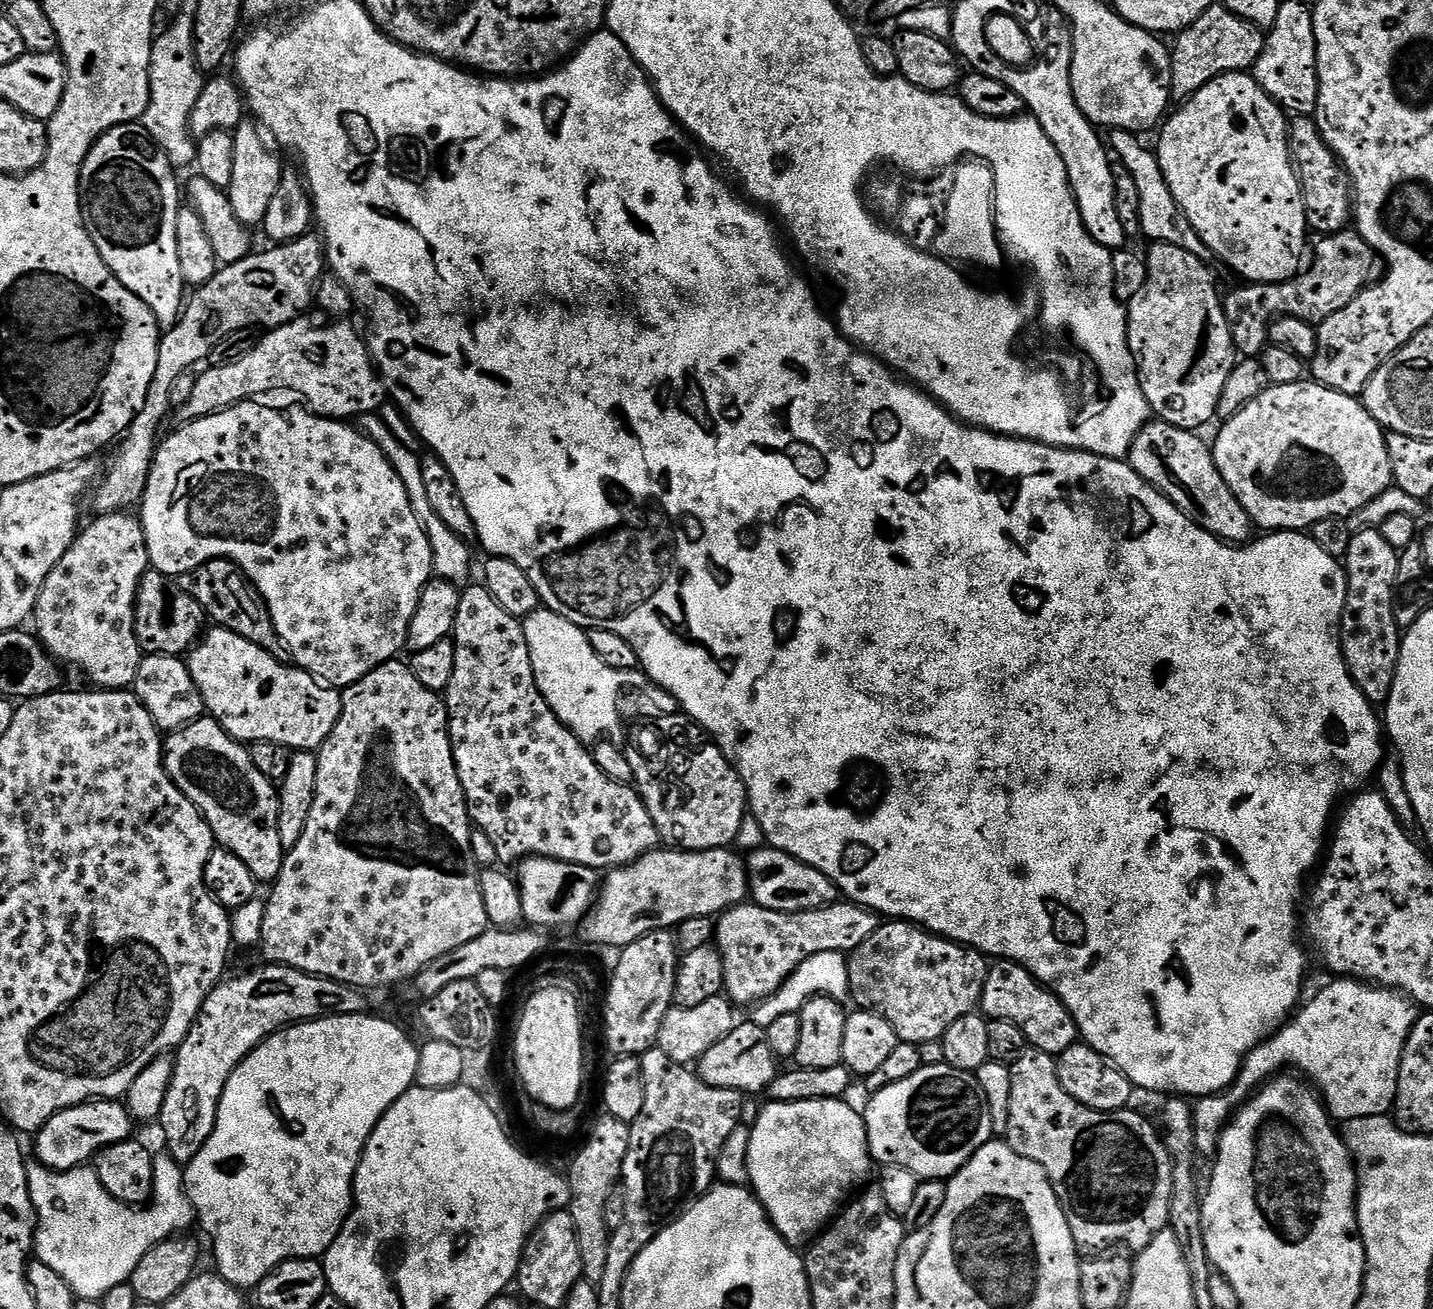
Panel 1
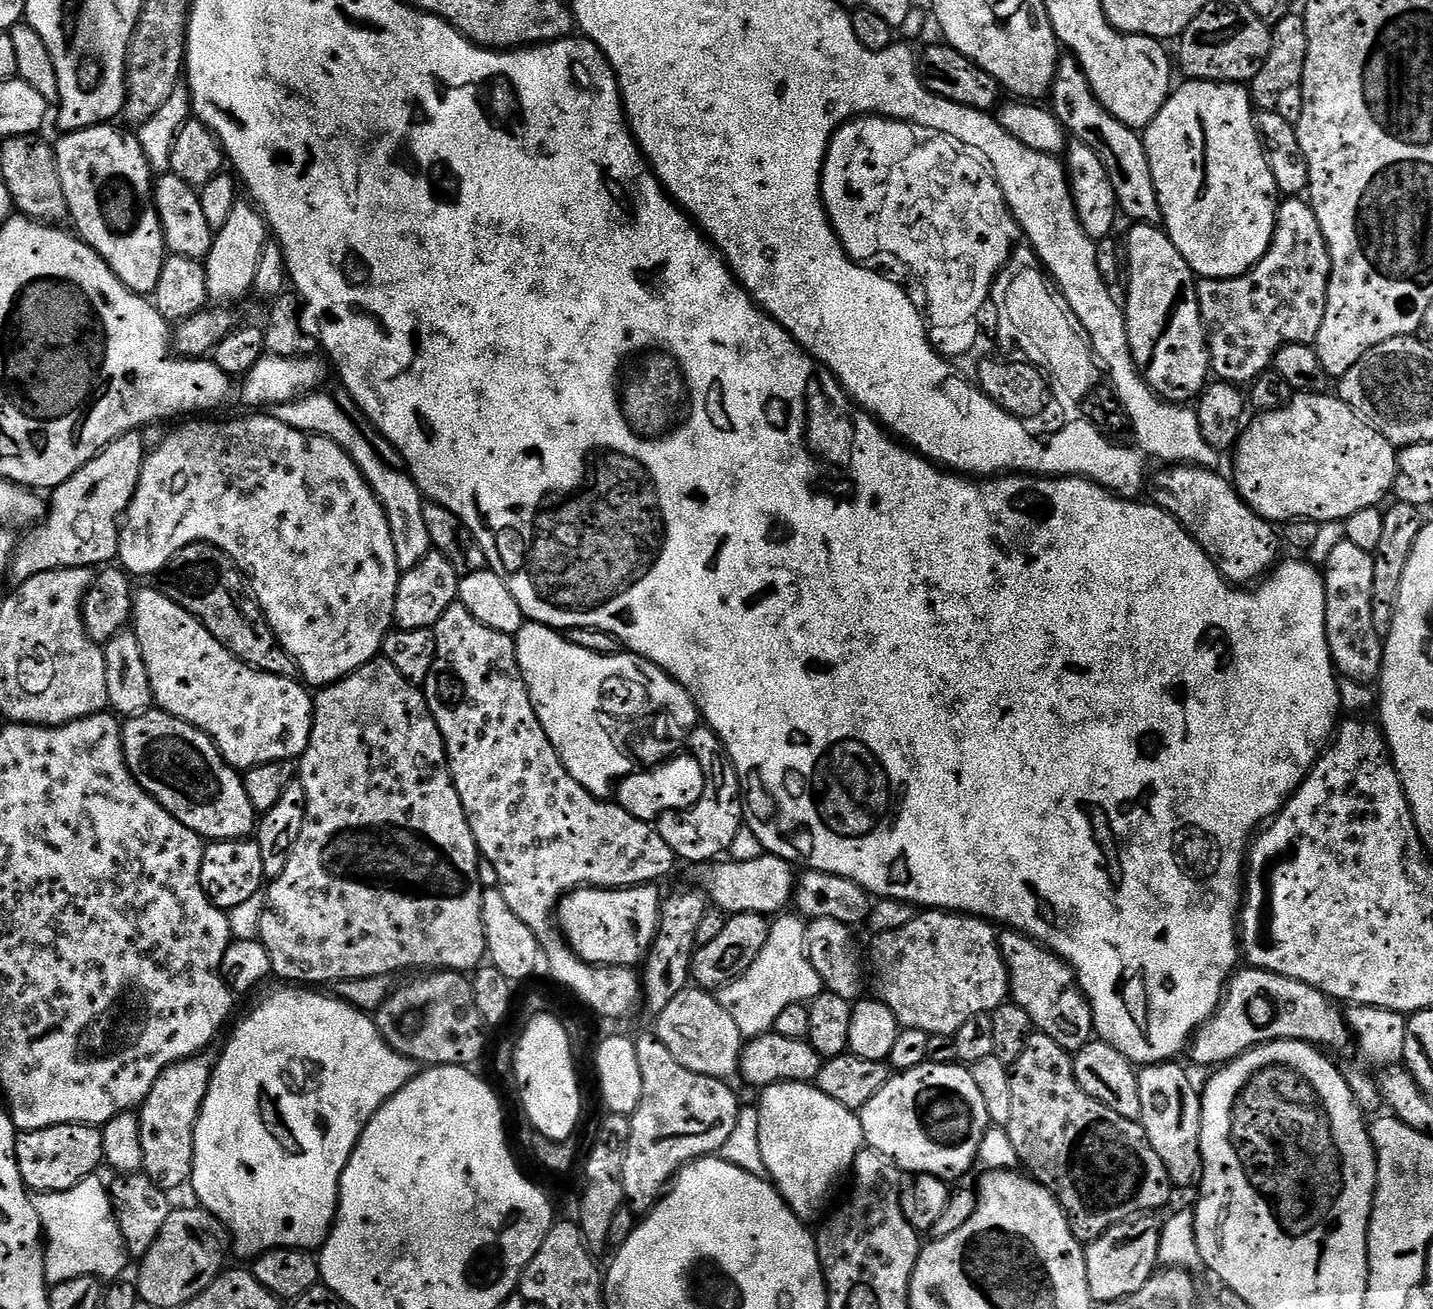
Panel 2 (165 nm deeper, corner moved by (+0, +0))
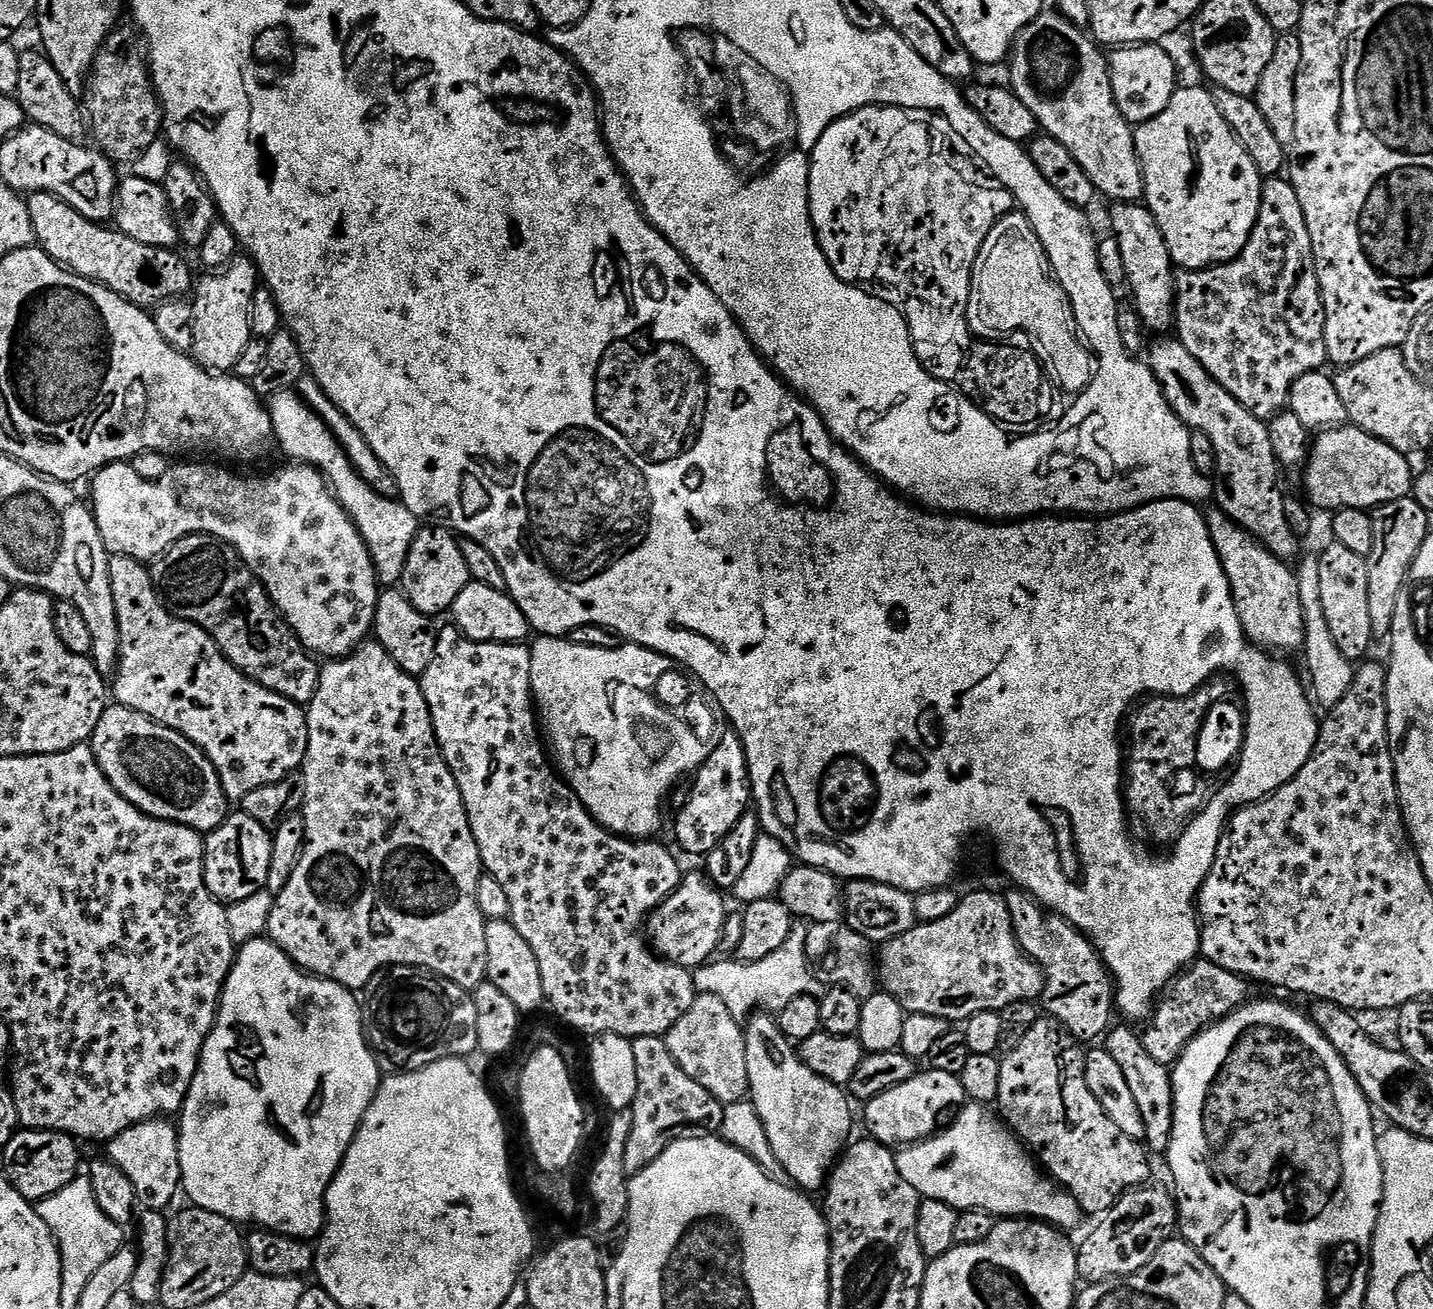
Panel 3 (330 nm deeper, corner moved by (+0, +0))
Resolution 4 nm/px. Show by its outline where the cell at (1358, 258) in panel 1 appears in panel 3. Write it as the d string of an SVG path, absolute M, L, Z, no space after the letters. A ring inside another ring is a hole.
M1268 178L1263 181L1260 189L1260 209L1258 210L1258 222L1254 226L1254 230L1250 234L1250 238L1246 242L1246 246L1240 253L1233 258L1233 260L1226 261L1225 264L1214 264L1210 268L1201 268L1199 270L1180 270L1174 276L1176 282L1176 318L1174 321L1174 336L1175 339L1182 342L1182 346L1186 346L1186 350L1190 350L1190 354L1194 354L1194 358L1198 358L1198 362L1202 362L1202 366L1208 371L1210 375L1227 390L1236 401L1242 406L1246 406L1246 410L1250 410L1250 414L1254 414L1254 418L1262 421L1269 421L1277 413L1285 411L1288 407L1288 395L1294 386L1294 382L1302 376L1310 372L1321 371L1329 363L1328 351L1326 350L1326 342L1324 341L1324 299L1320 293L1320 283L1318 282L1318 274L1316 273L1316 263L1314 262L1314 246L1310 242L1310 230L1306 230L1306 214L1302 214L1302 206L1298 202L1298 194L1294 194L1294 186L1286 178Z

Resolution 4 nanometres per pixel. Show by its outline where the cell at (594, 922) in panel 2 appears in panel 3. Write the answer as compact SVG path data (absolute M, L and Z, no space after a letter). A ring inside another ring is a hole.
M703 871L683 873L680 885L648 915L646 936L650 947L661 960L668 960L689 970L701 968L717 955L722 926L726 922L730 905L724 901L725 893L712 883Z

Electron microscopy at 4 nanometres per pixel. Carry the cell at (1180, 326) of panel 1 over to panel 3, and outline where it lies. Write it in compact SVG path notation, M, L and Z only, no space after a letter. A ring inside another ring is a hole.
M1143 203L1117 204L1112 207L1111 235L1115 236L1118 247L1122 249L1122 262L1126 262L1127 287L1132 287L1131 299L1140 315L1145 329L1152 334L1164 334L1173 327L1176 318L1176 282L1174 265L1166 238L1154 218L1154 214Z

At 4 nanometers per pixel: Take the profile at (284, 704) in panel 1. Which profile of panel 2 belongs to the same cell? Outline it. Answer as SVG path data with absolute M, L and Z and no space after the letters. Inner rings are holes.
M144 588L141 592L139 589L135 593L134 631L150 674L155 707L205 732L220 749L224 761L237 770L247 770L266 762L295 761L303 756L312 733L313 693L299 679L275 676L250 667L222 646L202 621L175 604L163 591L153 588Z

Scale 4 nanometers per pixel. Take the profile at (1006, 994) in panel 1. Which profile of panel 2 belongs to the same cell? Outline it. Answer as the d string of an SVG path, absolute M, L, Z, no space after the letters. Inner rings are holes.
M1004 930L999 933L998 939L1000 953L1008 971L1008 991L1011 1003L1022 1006L1022 1010L1026 1010L1026 1014L1030 1014L1030 1022L1035 1031L1054 1038L1054 1042L1058 1042L1058 1046L1062 1046L1070 1054L1079 1052L1082 1046L1086 1046L1088 1041L1093 1039L1094 1029L1092 1007L1088 1005L1088 999L1085 998L1080 983L1076 981L1076 974L1073 972L1072 966L1059 956L1055 956L1053 952L1048 951L1037 940L1032 940L1022 932Z

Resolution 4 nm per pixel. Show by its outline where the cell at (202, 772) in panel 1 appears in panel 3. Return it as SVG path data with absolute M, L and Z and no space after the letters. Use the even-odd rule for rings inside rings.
M112 702L104 709L102 718L98 718L98 726L92 735L90 747L118 794L122 794L122 798L126 798L126 802L134 805L139 812L145 812L156 820L171 820L173 824L184 824L201 834L214 831L222 821L228 819L230 801L218 778L218 770L214 770L208 755L194 742L178 734L178 730L170 730L154 722L146 714L138 714L138 710L130 710Z

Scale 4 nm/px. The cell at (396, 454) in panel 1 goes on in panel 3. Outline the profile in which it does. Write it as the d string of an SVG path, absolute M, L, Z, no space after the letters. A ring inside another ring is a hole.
M293 390L274 394L267 401L266 407L272 419L272 435L278 448L280 444L289 461L317 468L335 494L336 501L344 507L346 514L354 522L358 534L362 534L381 585L399 585L406 570L410 546L414 546L414 538L420 533L421 520L407 506L401 504L399 499L391 500L378 494L378 490L374 490L374 486L370 486L370 482L366 482L366 478L358 474L346 450L342 450L338 438L334 438L330 426L326 426L326 422L322 422L322 418L318 418L318 414L310 410L299 392Z

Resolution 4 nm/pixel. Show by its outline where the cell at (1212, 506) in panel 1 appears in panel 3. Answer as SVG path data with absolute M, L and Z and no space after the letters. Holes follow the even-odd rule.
M1209 511L1206 519L1245 636L1256 647L1272 654L1299 653L1304 647L1304 620L1296 572L1244 528L1239 528L1225 512Z

